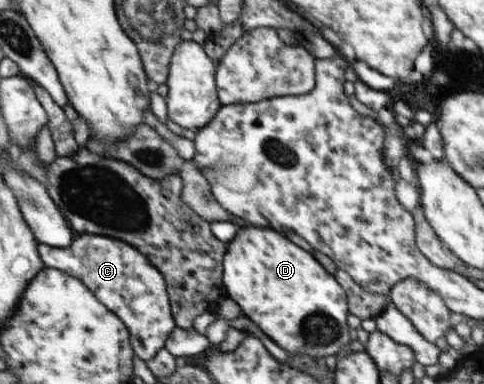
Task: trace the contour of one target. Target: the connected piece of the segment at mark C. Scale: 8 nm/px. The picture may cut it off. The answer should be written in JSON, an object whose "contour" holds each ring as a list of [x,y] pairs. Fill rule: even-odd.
{"contour":[[[78,233],[70,247],[38,244],[45,267],[54,267],[78,278],[100,299],[100,303],[120,318],[129,331],[130,344],[136,356],[152,359],[164,348],[166,338],[175,324],[166,280],[143,253],[122,240],[108,236]]]}

